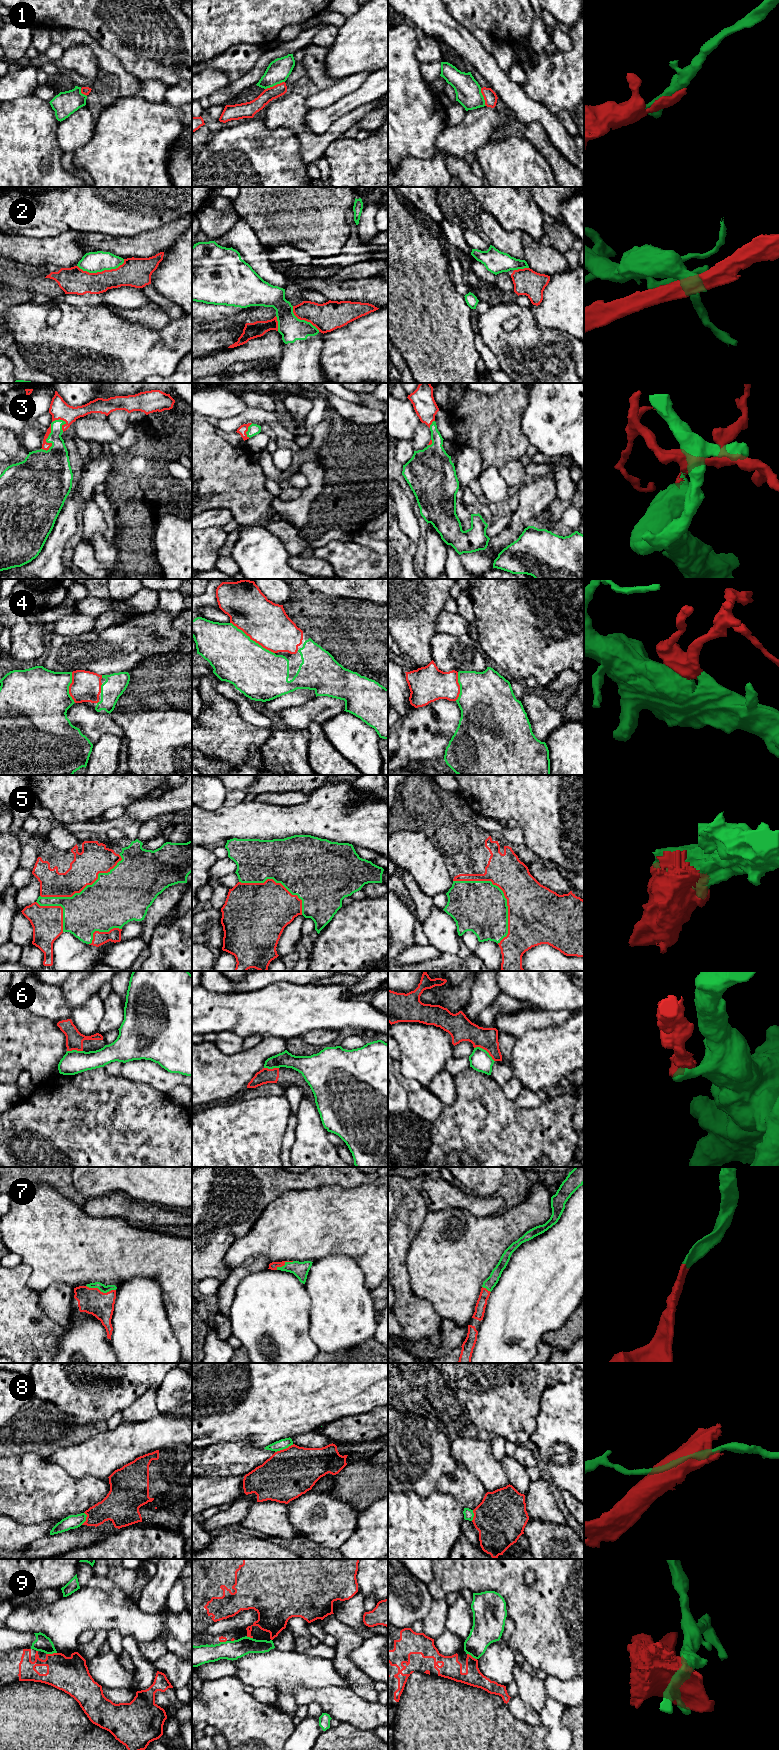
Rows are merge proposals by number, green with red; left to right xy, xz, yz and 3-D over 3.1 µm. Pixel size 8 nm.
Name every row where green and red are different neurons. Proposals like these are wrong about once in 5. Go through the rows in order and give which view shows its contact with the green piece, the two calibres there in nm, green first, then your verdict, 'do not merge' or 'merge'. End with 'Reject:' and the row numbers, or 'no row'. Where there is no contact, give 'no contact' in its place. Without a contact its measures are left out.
1: xz | 180/110 nm | do not merge
2: xy | 170/220 nm | do not merge
3: xy | 320/60 nm | merge
4: xz | 400/340 nm | merge
5: yz | 420/380 nm | merge
6: yz | 170/190 nm | do not merge
7: xy | 60/200 nm | merge
8: xz | 80/400 nm | do not merge
9: xy | 130/280 nm | do not merge
Reject: 1, 2, 6, 8, 9

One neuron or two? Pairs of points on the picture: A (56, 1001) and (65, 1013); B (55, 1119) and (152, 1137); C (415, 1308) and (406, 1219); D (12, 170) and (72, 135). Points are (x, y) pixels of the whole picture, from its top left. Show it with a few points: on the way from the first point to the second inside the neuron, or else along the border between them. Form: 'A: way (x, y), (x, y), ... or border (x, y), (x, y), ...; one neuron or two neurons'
A: way (56, 1004), (62, 1010); one neuron
B: way (78, 1126), (88, 1126), (93, 1130), (127, 1132); one neuron
C: way (402, 1286), (398, 1276), (398, 1241); one neuron
D: border (59, 122), (56, 128), (56, 140), (63, 152); two neurons

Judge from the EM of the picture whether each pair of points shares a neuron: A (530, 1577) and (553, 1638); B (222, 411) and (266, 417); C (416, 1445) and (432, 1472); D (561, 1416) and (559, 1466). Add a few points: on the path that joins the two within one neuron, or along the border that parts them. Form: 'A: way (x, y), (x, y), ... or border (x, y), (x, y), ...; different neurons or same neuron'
A: border (531, 1569), (525, 1573), (525, 1583), (528, 1586); different neurons
B: border (247, 408), (233, 417), (220, 418), (218, 420); different neurons
C: way (416, 1452), (416, 1456), (425, 1465); same neuron
D: way (561, 1428), (561, 1454); same neuron

